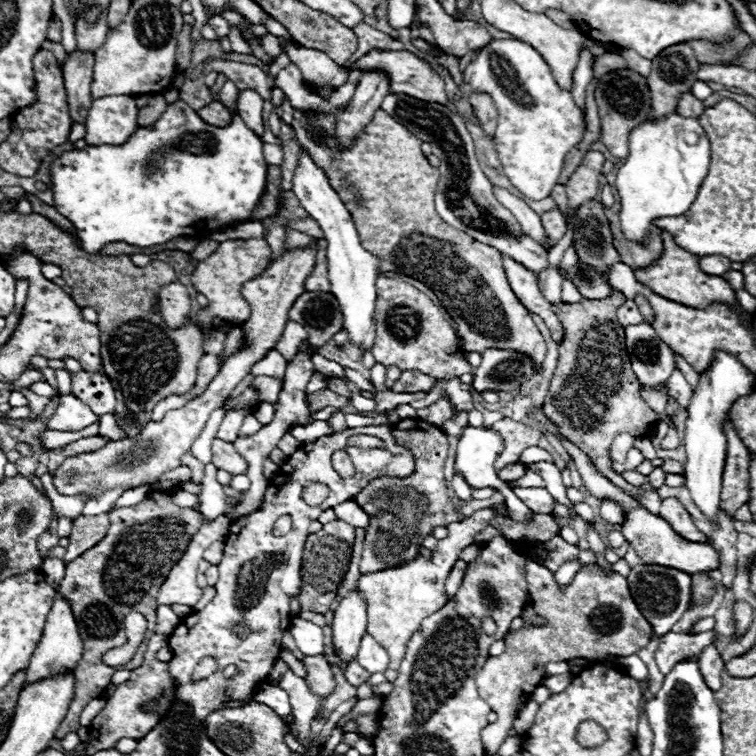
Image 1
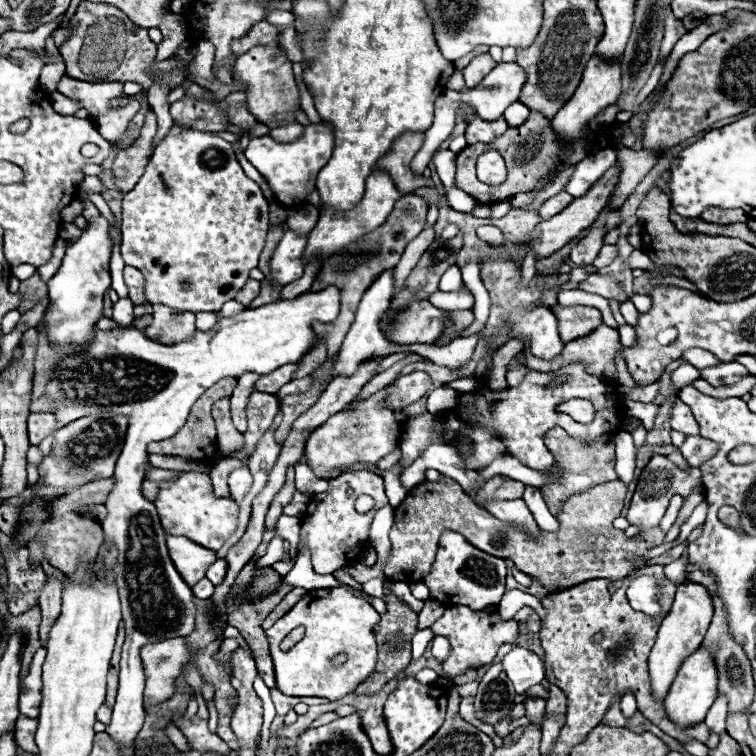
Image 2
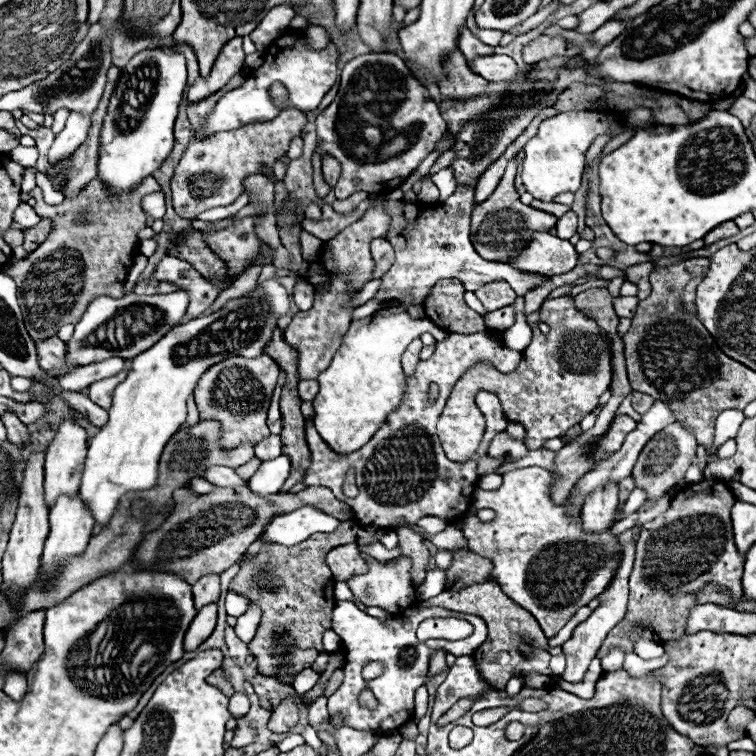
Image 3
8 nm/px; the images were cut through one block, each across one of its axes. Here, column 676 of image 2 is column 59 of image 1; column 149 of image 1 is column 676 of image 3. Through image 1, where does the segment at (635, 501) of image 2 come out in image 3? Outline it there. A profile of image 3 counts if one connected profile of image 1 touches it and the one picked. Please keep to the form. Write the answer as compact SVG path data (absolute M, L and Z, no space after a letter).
M670 424L666 426L662 432L658 432L640 452L638 456L638 462L634 466L634 472L632 472L632 478L634 478L634 484L636 488L642 488L646 492L646 502L656 502L660 496L664 496L672 486L676 486L688 466L692 464L694 456L696 456L696 438L682 426L682 424Z

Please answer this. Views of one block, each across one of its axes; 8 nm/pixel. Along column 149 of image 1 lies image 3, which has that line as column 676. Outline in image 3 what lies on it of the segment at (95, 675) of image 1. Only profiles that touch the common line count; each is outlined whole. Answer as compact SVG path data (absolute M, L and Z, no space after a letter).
M722 480L686 484L672 498L664 514L642 526L636 542L636 562L630 574L628 612L602 642L596 654L600 660L612 648L620 648L624 654L634 652L634 644L640 638L666 644L684 636L684 618L698 602L694 594L708 584L726 588L732 604L742 598L740 576L744 558L736 552L736 544L732 544L730 522L730 508L734 502L736 496Z

